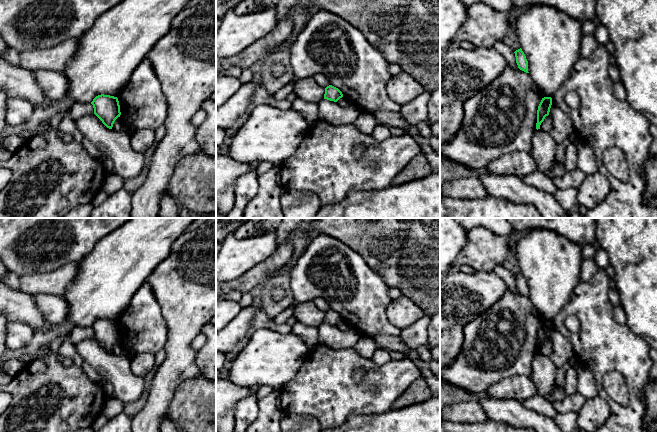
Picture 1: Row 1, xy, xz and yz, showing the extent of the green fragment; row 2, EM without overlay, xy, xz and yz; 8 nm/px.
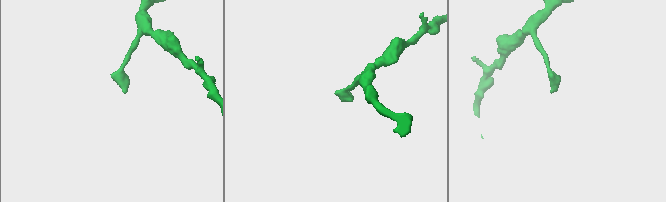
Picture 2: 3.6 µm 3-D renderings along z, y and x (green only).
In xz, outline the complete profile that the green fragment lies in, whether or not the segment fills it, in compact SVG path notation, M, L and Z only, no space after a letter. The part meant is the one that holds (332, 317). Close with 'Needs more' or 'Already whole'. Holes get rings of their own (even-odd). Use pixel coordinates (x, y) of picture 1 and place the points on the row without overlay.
M329 309L325 312L324 323L337 326L342 321L343 318L338 312L332 309Z. Already whole

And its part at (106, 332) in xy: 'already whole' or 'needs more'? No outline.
already whole

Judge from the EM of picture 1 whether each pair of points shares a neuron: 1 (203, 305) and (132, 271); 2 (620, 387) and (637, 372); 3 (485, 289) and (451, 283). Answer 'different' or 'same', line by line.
1: different
2: different
3: same

